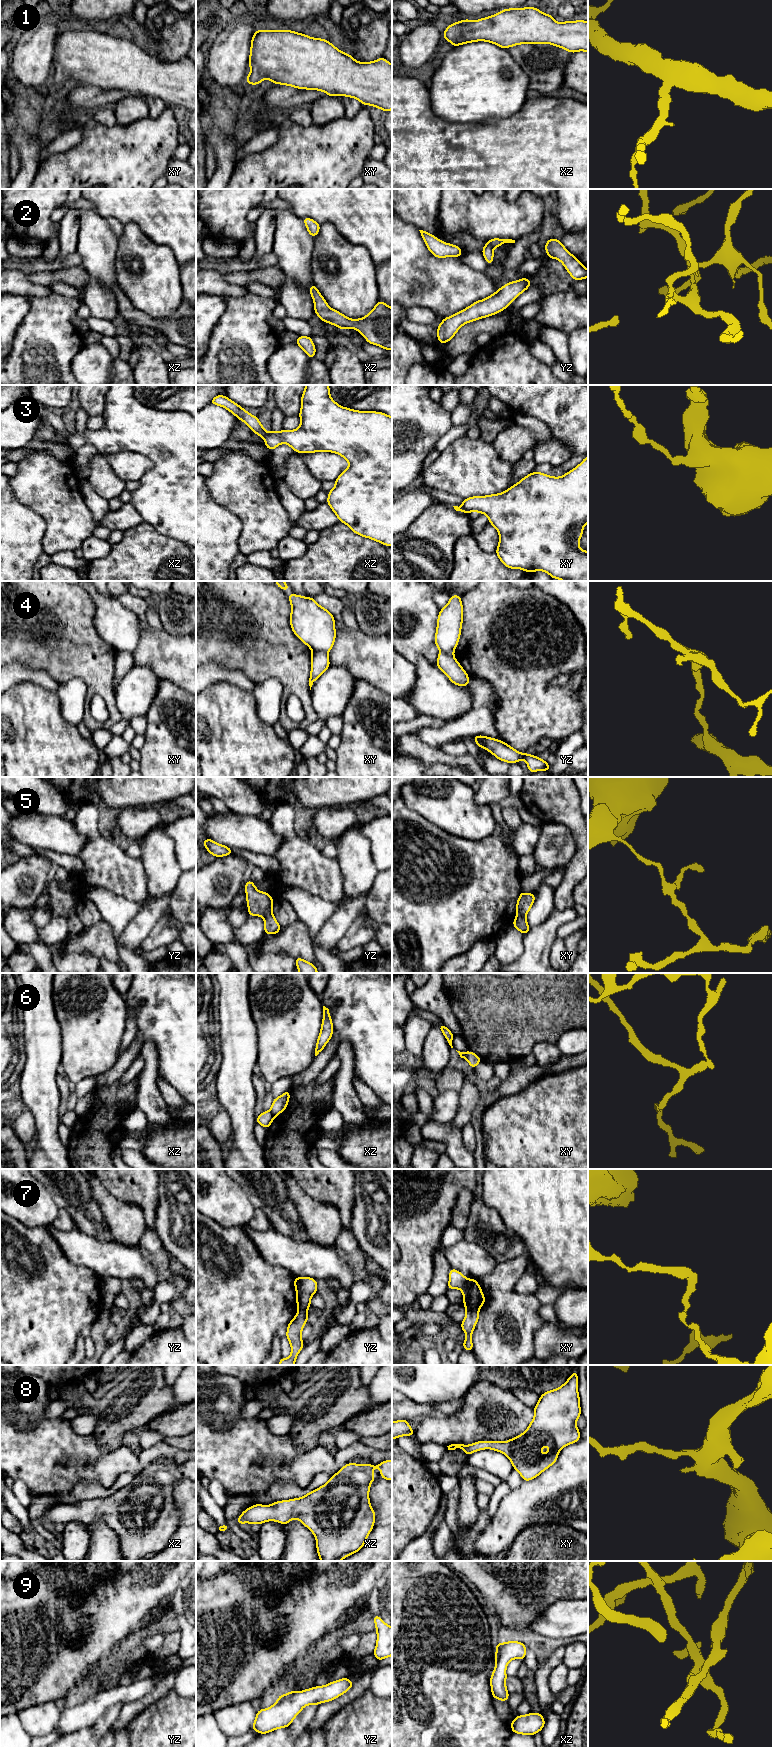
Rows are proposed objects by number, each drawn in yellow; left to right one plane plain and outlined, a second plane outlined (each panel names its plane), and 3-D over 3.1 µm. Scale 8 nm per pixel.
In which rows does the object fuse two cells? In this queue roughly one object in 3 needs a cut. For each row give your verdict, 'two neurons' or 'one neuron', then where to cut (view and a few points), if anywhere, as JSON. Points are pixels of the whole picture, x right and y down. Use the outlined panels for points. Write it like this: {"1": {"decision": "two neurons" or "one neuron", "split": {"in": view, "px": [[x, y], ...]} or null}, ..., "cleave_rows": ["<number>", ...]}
{"1": {"decision": "one neuron", "split": null}, "2": {"decision": "one neuron", "split": null}, "3": {"decision": "one neuron", "split": null}, "4": {"decision": "two neurons", "split": {"in": "xy", "px": [[312, 650], [326, 653]]}}, "5": {"decision": "two neurons", "split": {"in": "xy", "px": [[517, 913], [525, 916]]}}, "6": {"decision": "two neurons", "split": {"in": "xz", "px": [[269, 1111], [274, 1116]]}}, "7": {"decision": "two neurons", "split": {"in": "xy", "px": [[467, 1279], [461, 1289]]}}, "8": {"decision": "one neuron", "split": null}, "9": {"decision": "one neuron", "split": null}, "cleave_rows": ["4", "5", "6", "7"]}

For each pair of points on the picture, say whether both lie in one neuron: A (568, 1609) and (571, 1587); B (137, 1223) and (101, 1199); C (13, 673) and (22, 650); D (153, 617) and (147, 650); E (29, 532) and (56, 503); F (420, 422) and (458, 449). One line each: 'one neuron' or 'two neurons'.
A: two neurons
B: one neuron
C: two neurons
D: two neurons
E: two neurons
F: two neurons

